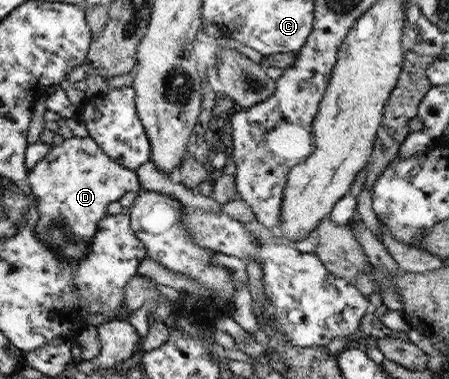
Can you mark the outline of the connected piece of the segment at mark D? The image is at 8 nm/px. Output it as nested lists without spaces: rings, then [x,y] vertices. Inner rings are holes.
[[[73,136],[71,139],[64,139],[61,145],[54,145],[51,151],[31,169],[30,187],[35,197],[38,197],[39,220],[35,223],[34,229],[38,232],[39,239],[51,251],[59,251],[59,257],[71,263],[71,267],[75,263],[82,262],[90,254],[91,243],[94,242],[102,220],[106,218],[110,204],[119,202],[126,193],[137,193],[138,196],[144,193],[136,171],[122,167],[117,161],[111,160],[89,136],[85,138]]]

